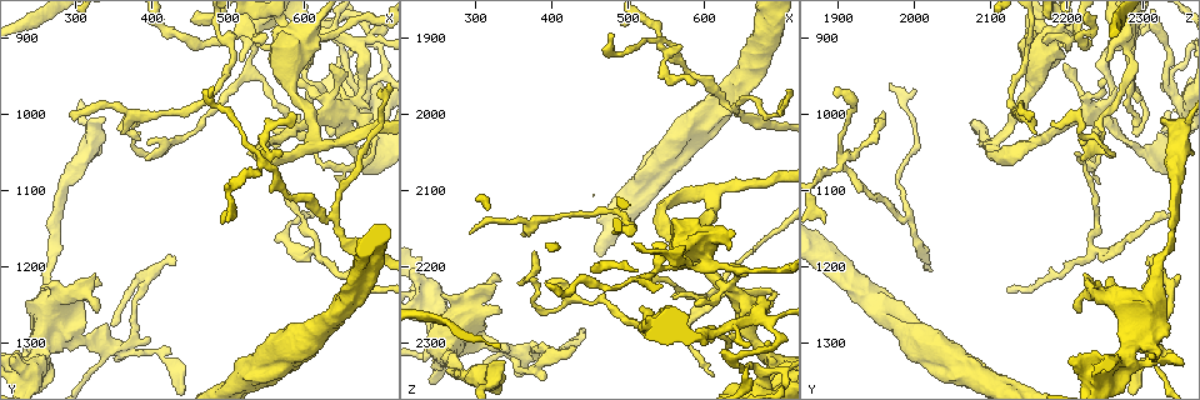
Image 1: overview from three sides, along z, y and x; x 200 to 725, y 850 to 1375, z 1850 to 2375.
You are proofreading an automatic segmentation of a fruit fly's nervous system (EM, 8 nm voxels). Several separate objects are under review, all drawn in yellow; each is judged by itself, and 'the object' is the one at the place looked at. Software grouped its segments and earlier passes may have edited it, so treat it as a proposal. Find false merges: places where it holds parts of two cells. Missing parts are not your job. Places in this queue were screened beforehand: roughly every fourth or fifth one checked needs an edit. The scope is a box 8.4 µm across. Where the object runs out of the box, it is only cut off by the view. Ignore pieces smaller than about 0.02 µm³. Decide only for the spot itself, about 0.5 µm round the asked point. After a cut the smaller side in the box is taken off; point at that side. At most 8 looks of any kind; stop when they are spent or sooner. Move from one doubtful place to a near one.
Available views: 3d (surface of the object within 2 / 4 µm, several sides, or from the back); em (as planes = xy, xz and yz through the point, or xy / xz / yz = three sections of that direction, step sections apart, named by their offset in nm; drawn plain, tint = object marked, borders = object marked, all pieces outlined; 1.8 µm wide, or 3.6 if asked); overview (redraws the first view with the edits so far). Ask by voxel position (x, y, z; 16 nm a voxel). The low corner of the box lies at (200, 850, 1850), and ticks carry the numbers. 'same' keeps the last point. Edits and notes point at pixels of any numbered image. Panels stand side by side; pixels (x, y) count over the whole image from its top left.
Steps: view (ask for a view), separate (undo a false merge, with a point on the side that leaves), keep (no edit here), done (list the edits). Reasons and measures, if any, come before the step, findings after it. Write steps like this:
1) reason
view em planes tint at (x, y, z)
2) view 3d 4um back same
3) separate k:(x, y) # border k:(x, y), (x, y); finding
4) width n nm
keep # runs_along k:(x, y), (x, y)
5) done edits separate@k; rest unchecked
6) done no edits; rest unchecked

four or more arms meet
view 3d 2um at (645, 1000, 2240)

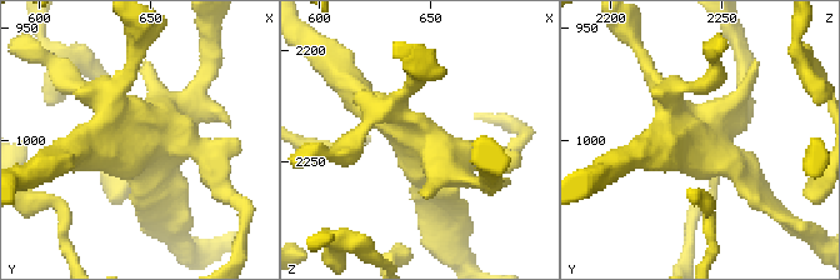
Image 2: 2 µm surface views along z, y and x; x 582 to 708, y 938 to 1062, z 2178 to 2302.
view em yz step 4 tint at (645, 999, 2242)

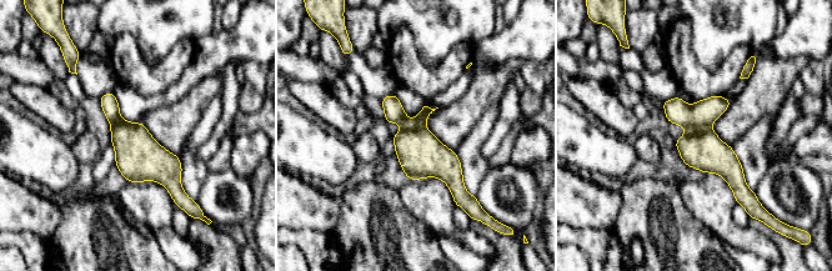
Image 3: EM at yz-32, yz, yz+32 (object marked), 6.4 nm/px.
separate 3:(702, 114) # border 3:(710, 128), (687, 130); two cells meet here

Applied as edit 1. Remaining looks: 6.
see it whole again
view overview

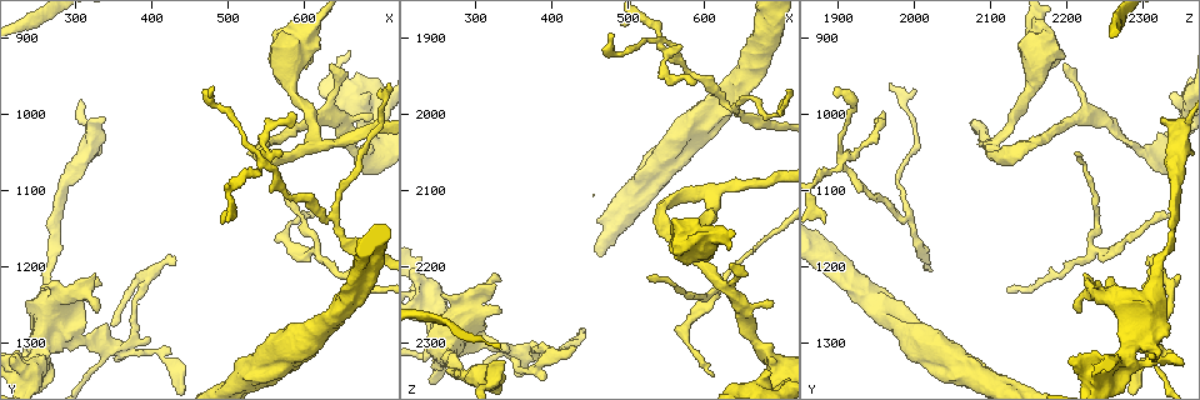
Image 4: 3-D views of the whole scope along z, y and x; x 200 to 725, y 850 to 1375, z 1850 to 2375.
four or more arms meet
view em yz step 8 tint at (550, 1065, 1905)

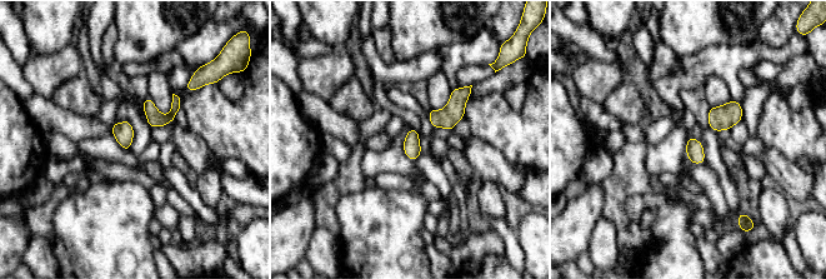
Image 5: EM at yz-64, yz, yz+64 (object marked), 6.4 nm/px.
view em xz step 8 tint same

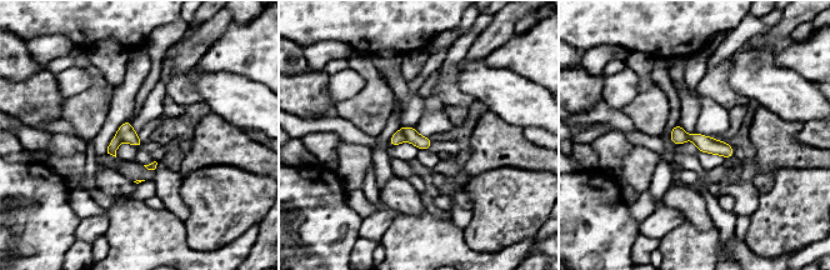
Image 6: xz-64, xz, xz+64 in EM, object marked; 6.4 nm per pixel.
width 100 nm
separate 6:(399, 136) # border 6:(401, 128), (406, 140); a second cell is stuck on

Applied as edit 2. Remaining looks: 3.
view overview

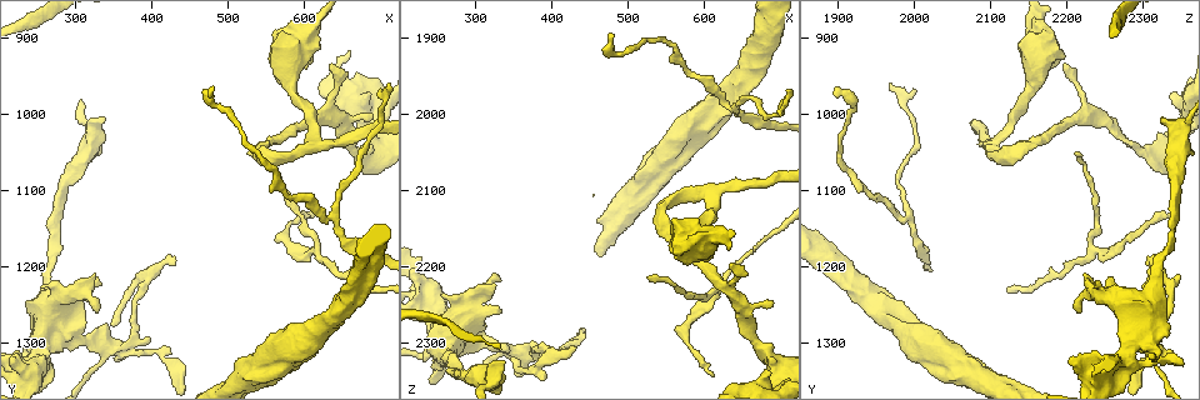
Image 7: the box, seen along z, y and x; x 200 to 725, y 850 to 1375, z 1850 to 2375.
calibre changes
view em planes tint at (310, 1235, 2230)

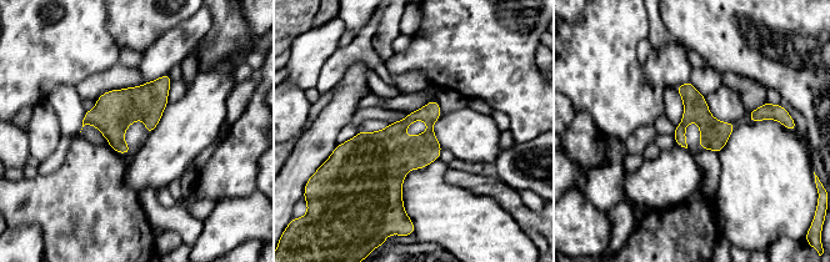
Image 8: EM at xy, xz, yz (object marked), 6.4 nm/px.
keep # one cell here

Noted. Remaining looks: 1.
done edits separate@3, separate@6; rest unchecked

